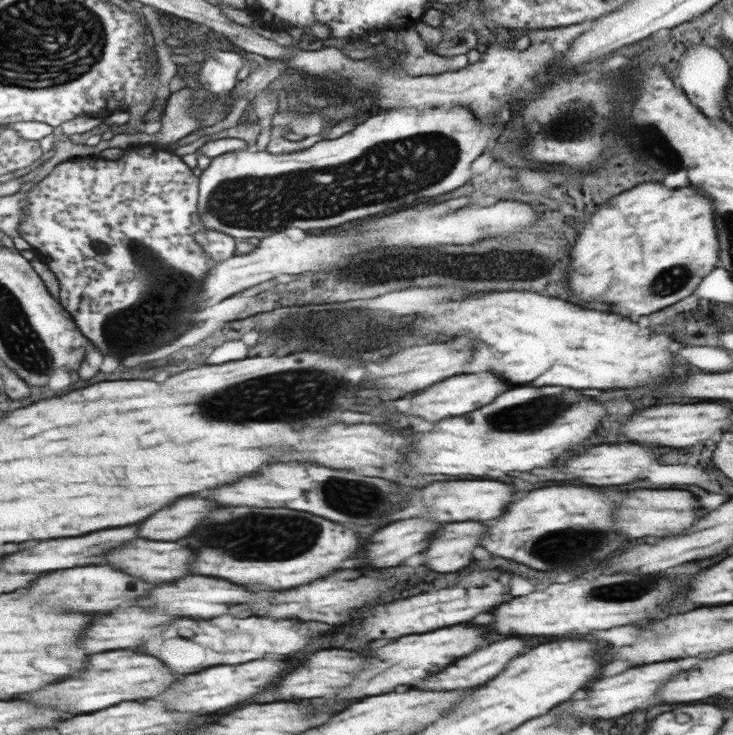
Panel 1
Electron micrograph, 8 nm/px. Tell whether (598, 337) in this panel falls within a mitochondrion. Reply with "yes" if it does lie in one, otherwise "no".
no

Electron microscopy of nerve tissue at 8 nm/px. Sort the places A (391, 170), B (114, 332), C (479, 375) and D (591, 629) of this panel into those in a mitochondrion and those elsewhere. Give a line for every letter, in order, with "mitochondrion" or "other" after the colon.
A: mitochondrion
B: mitochondrion
C: other
D: other

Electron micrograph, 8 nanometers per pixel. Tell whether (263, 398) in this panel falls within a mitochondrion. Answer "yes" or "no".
yes

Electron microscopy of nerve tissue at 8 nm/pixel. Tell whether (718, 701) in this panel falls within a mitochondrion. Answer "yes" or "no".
no

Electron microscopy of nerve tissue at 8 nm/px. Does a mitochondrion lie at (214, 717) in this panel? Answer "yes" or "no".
no

